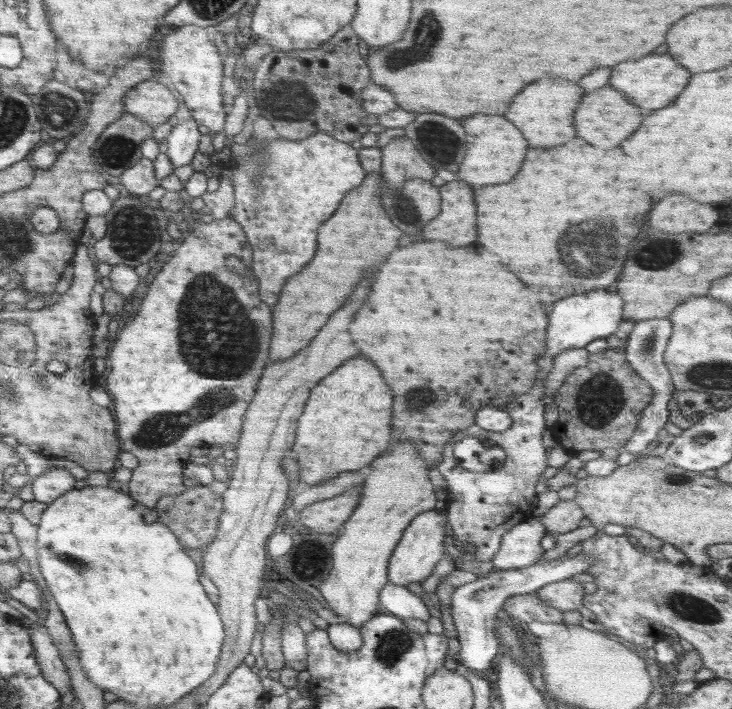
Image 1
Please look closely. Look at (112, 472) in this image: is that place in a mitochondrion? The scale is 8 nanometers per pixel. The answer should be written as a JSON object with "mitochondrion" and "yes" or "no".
{"mitochondrion":"no"}

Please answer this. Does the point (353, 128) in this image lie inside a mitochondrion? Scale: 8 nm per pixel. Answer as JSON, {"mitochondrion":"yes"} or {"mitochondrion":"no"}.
{"mitochondrion":"no"}

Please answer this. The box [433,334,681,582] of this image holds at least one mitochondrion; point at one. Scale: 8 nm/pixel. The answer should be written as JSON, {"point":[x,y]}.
{"point":[599,400]}

